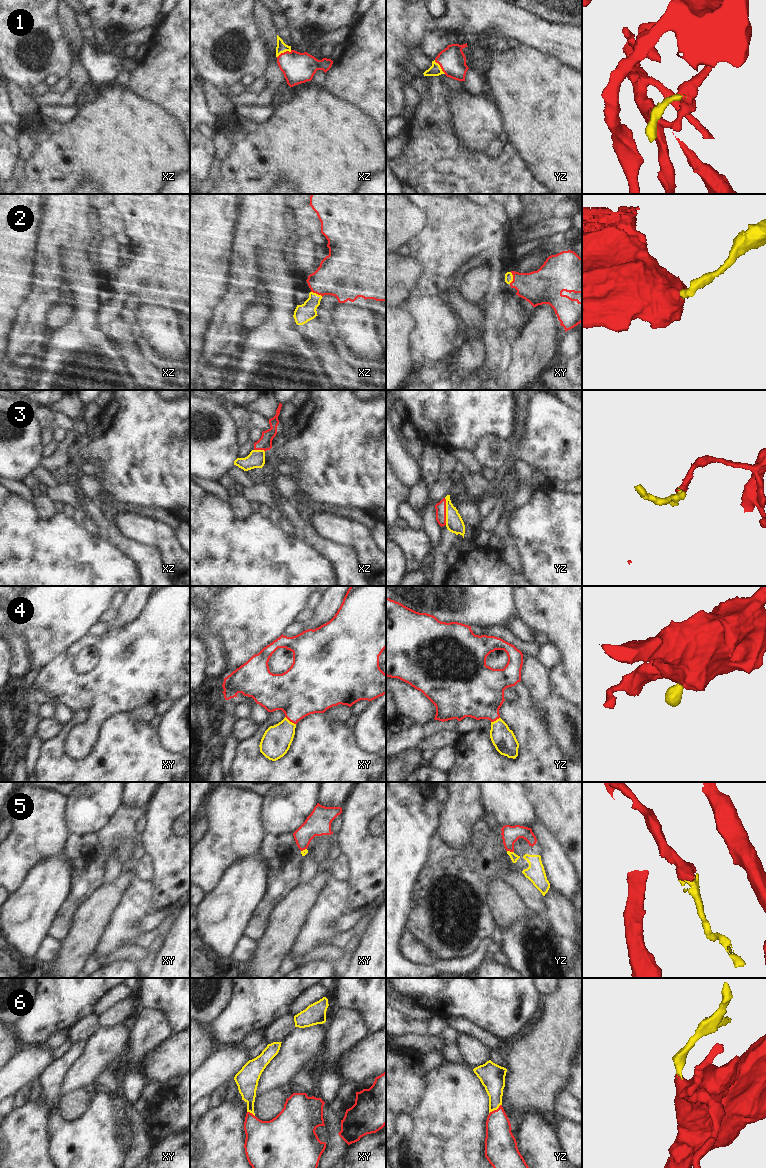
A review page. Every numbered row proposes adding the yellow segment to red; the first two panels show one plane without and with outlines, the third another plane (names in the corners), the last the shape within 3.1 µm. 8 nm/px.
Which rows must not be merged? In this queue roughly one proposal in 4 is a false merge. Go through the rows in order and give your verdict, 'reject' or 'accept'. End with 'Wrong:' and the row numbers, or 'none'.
1: accept
2: accept
3: accept
4: accept
5: accept
6: accept
Wrong: none

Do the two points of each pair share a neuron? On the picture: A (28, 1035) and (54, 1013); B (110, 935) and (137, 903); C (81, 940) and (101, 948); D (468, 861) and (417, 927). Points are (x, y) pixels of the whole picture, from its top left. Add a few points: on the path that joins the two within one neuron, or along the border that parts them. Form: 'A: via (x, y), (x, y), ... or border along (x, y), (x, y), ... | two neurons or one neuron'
A: via (34, 1029), (48, 1015) | one neuron
B: via (118, 927), (129, 911) | one neuron
C: border along (106, 925), (94, 949) | two neurons
D: via (448, 881), (431, 885), (428, 894), (428, 907) | one neuron

